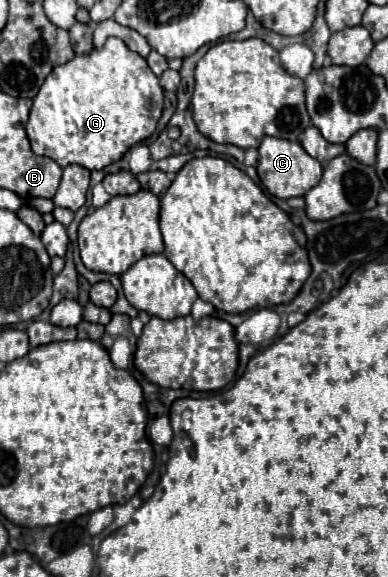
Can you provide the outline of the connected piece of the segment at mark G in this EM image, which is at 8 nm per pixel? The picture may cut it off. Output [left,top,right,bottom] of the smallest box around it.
[26,38,164,170]

